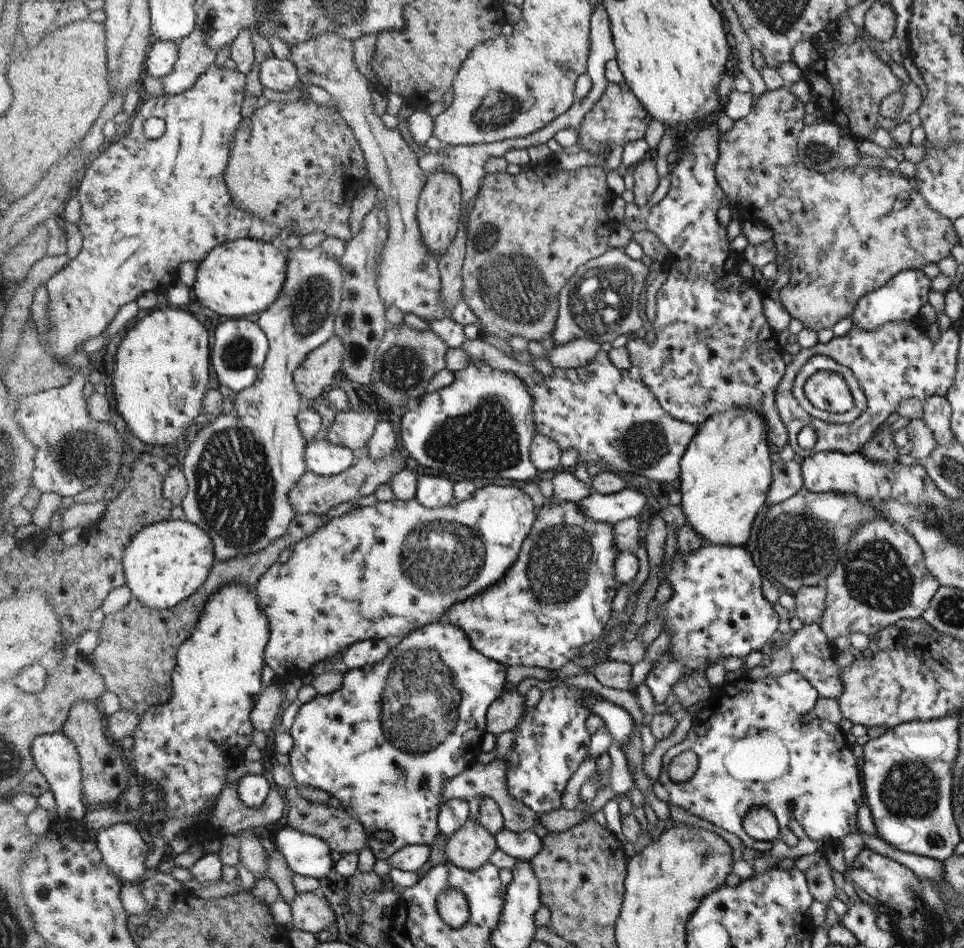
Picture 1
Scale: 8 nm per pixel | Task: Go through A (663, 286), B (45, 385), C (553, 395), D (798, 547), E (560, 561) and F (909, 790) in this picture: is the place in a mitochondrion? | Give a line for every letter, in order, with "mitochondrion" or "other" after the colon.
A: other
B: other
C: other
D: mitochondrion
E: mitochondrion
F: mitochondrion

